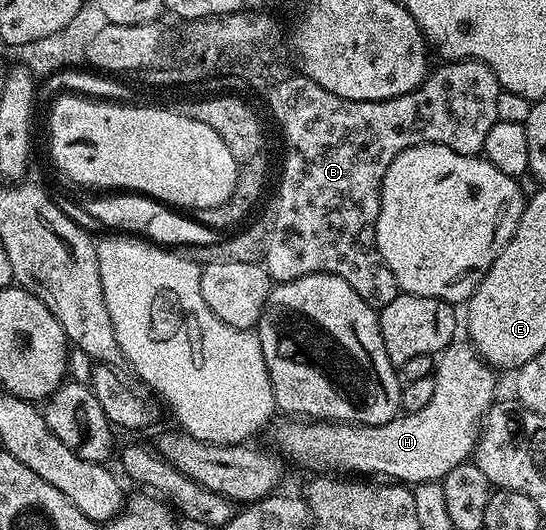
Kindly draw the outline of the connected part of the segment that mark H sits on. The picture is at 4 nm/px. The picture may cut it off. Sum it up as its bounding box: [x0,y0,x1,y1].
[274,339,497,487]

